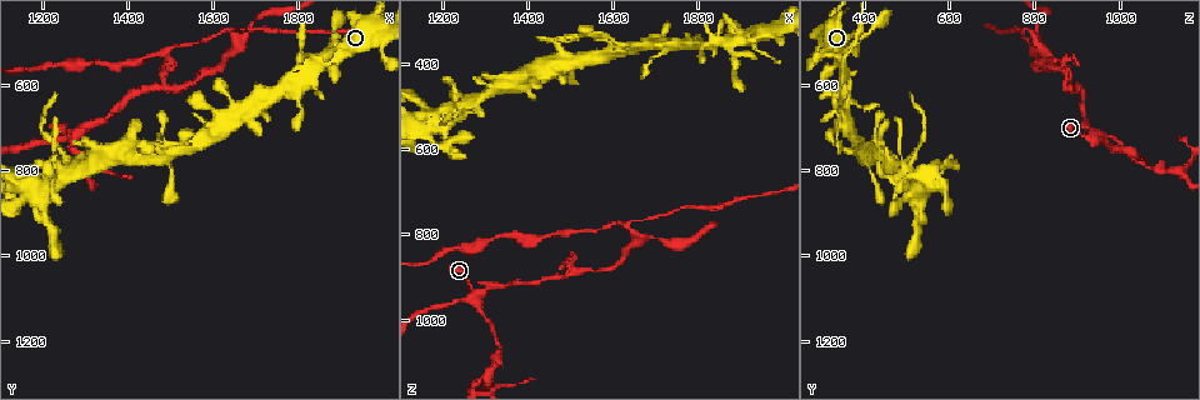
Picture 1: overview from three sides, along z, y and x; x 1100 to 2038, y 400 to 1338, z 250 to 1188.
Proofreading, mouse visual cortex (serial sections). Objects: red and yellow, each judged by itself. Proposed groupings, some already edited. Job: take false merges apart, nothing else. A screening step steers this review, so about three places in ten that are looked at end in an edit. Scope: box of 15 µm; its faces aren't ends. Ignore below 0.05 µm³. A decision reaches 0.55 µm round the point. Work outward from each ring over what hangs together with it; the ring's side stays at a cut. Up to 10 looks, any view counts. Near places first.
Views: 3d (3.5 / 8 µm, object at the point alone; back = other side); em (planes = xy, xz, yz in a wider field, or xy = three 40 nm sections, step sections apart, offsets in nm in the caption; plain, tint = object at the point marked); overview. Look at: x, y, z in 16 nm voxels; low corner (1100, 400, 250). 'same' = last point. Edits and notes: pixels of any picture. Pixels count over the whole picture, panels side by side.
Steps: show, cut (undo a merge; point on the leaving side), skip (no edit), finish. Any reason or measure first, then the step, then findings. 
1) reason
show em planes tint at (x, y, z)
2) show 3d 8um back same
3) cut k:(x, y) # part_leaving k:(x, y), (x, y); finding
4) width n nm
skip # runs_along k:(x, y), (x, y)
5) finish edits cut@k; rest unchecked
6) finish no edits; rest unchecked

looks like a crossing
show em xy step 1 tint at (1280, 710, 940)

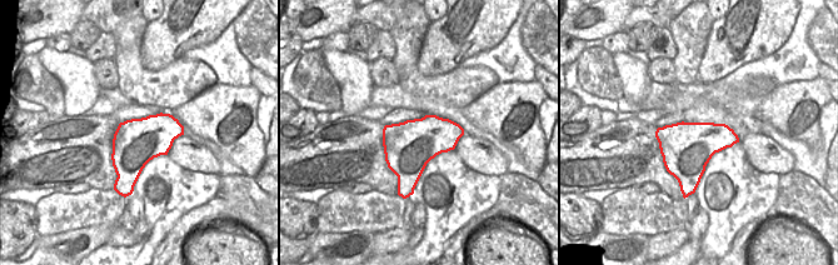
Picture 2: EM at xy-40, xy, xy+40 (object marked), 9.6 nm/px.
show 3d 3.5um same

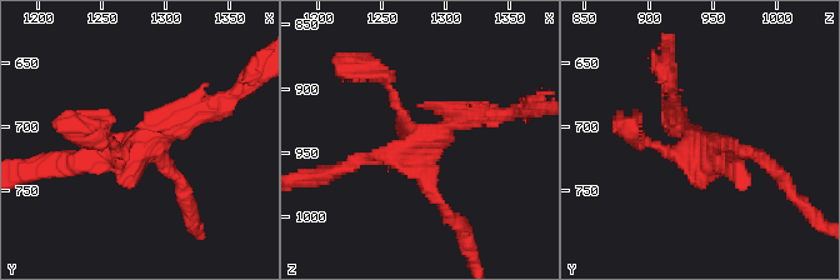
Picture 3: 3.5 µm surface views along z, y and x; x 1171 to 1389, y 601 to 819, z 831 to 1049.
arm_widths 150, 200, 200, 250 nm
skip # one cell here

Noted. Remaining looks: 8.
thin neck
show em xy step 1 tint at (1305, 800, 1135)

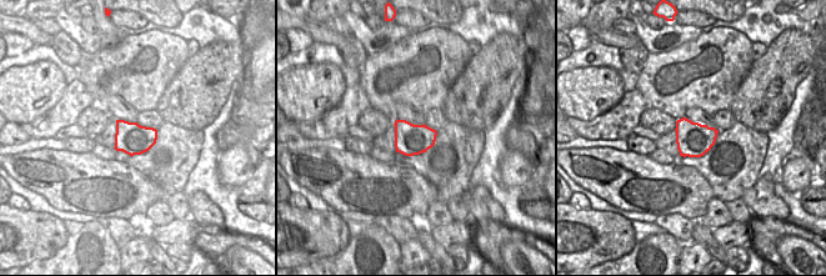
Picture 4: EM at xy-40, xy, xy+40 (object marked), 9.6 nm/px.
show 3d 3.5um same

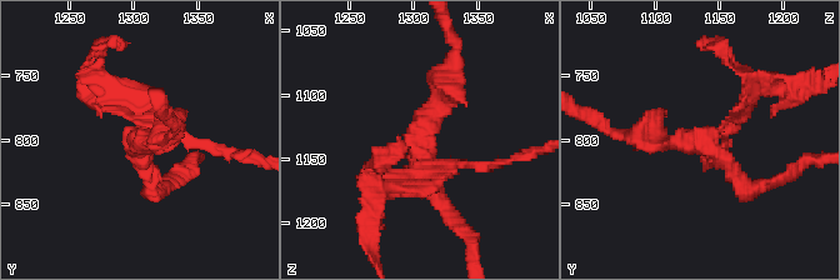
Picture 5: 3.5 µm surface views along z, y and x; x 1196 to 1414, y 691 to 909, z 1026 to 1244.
skip # runs_along 5:(448, 74), (401, 189); all the same cell

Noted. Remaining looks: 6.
three-way junction
show 3d 3.5um at (1515, 610, 890)

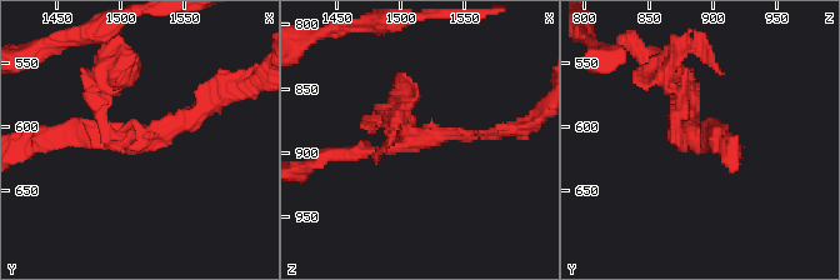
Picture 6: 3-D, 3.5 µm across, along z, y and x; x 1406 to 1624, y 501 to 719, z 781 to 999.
now the EM
show em xy step 3 tint at (1508, 610, 890)

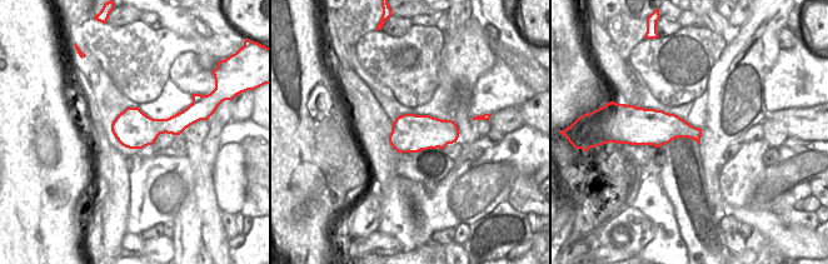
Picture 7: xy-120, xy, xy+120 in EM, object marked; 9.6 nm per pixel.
arm_widths 100, 150, 200 nm
skip # runs_along 6:(51, 134), (171, 134), (209, 106); continuous, no second cell

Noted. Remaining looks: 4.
show 3d 3.5um at (1630, 470, 780)

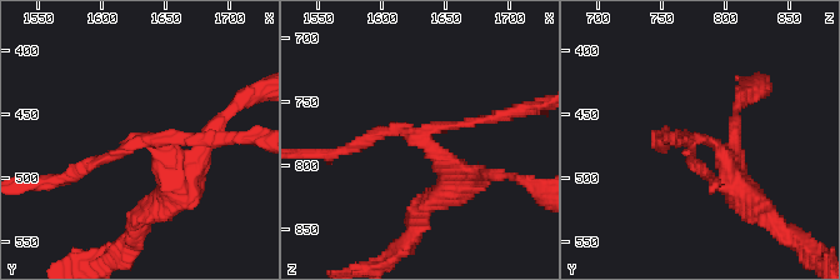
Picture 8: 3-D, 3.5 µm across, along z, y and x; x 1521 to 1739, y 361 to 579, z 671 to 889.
show em planes tint at (1634, 466, 776)

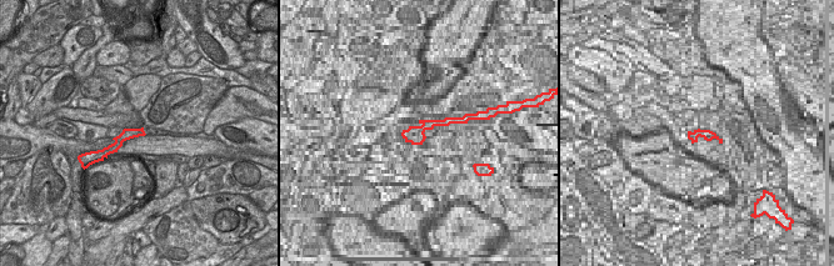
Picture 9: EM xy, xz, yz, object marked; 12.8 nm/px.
cut 8:(104, 159) # two cells meet here

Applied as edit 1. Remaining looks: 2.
finish edits cut@8; rest unchecked

